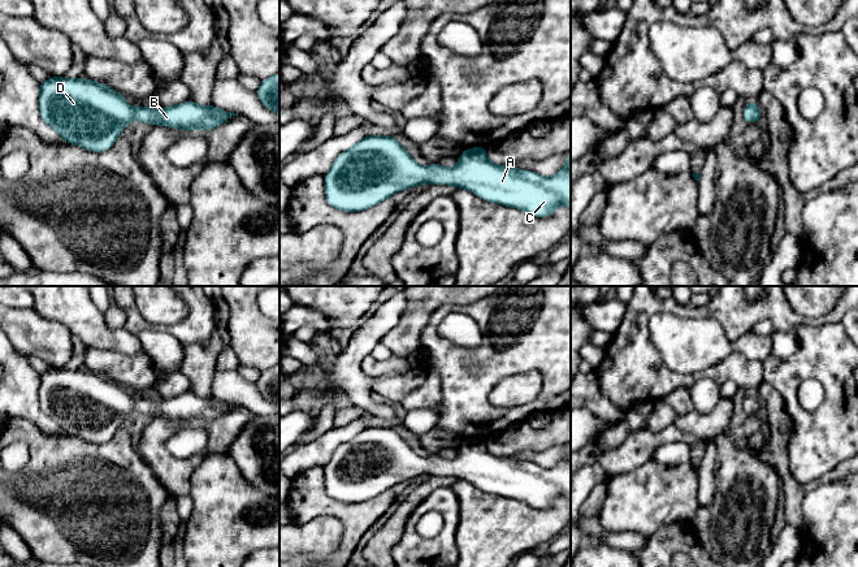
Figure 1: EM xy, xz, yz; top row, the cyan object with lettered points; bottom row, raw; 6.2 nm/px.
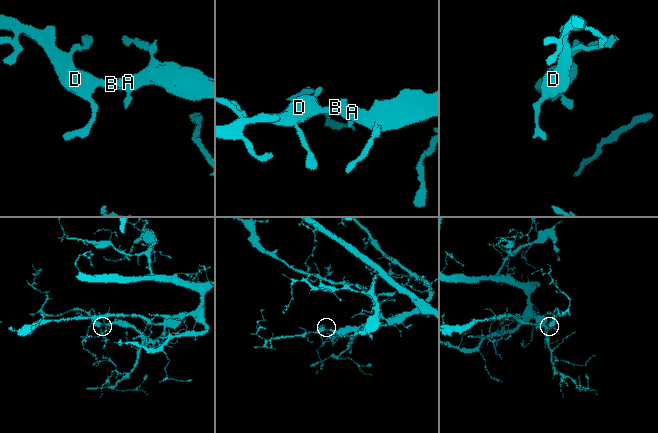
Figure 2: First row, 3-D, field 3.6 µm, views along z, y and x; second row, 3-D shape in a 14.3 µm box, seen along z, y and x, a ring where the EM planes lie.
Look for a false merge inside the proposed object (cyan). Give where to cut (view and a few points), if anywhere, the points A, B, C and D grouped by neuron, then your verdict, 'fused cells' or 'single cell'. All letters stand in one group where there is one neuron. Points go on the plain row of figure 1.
cut none; groups A B C D; single cell

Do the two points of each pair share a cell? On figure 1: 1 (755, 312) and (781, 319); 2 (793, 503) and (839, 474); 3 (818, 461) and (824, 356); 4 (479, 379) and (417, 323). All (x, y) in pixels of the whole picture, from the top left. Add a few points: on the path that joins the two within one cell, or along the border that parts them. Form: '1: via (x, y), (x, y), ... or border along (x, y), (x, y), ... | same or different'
1: via (762, 312), (775, 312) | same
2: via (802, 492), (807, 487), (827, 479) | same
3: via (828, 435), (832, 431), (832, 382) | same
4: border along (445, 304), (430, 316), (419, 346) | different

